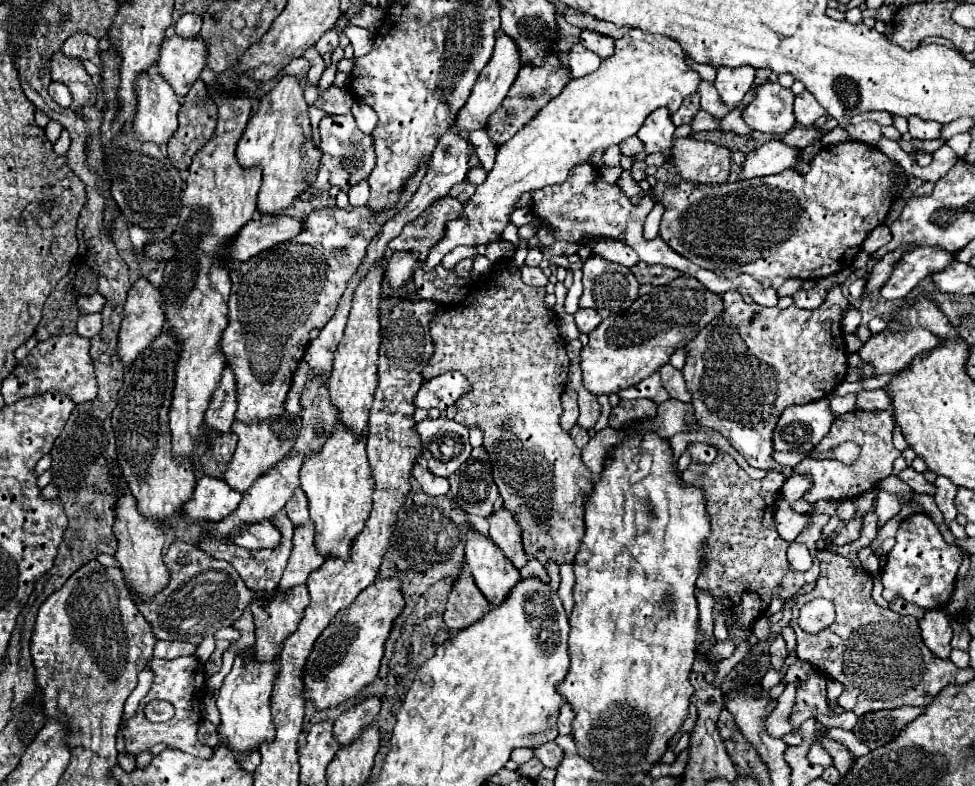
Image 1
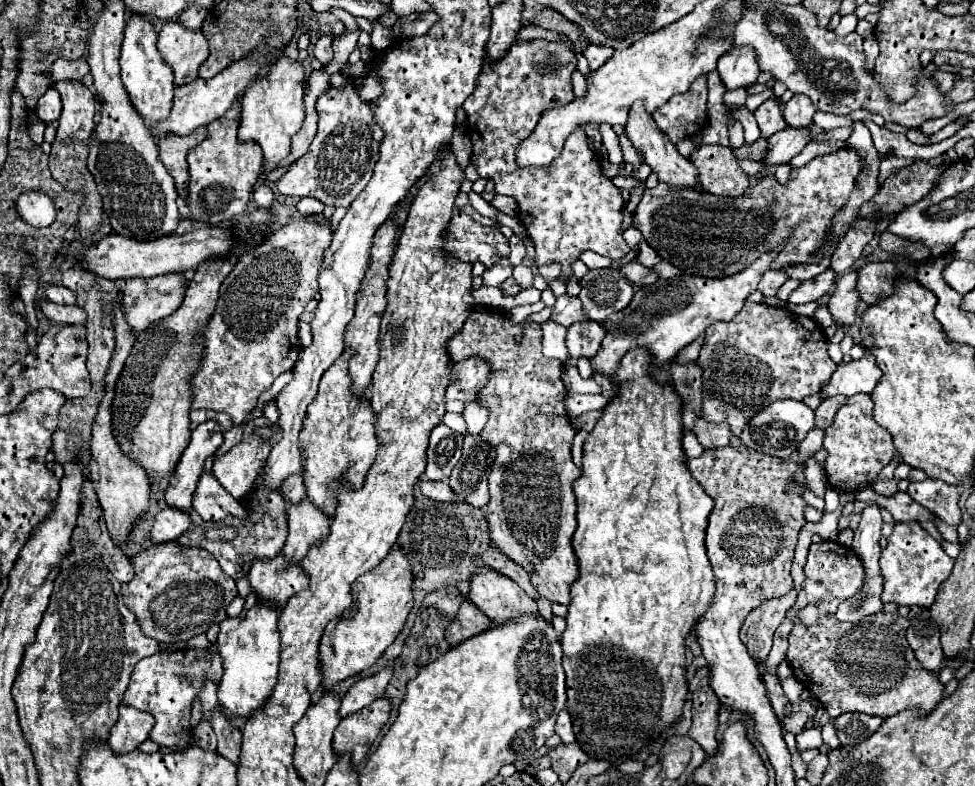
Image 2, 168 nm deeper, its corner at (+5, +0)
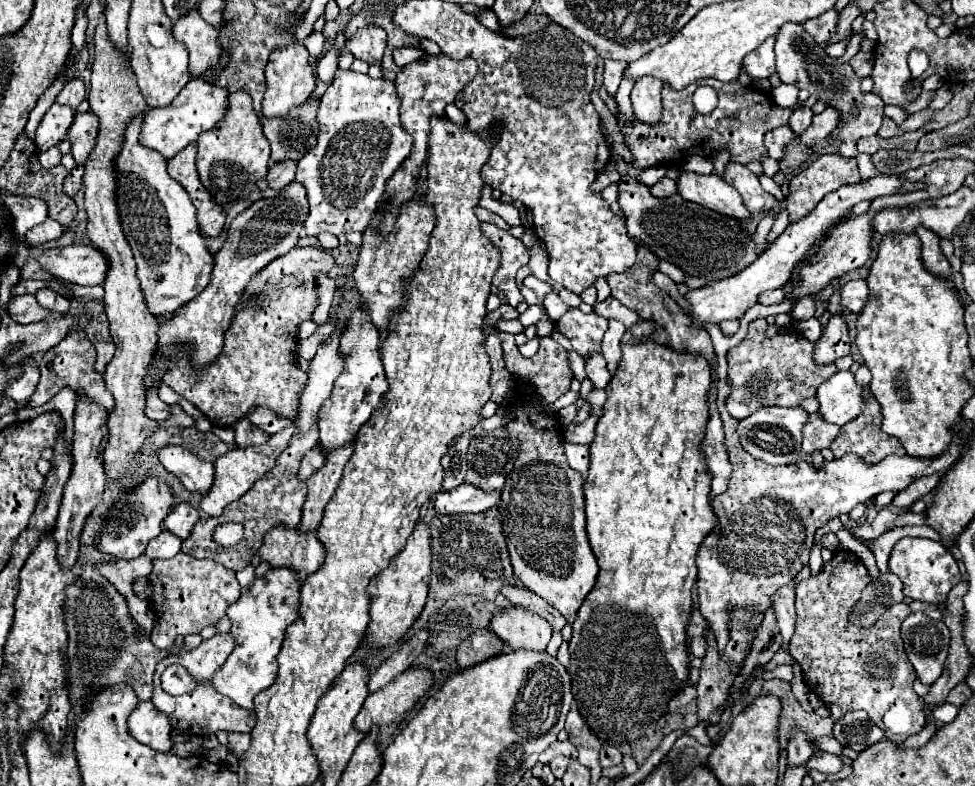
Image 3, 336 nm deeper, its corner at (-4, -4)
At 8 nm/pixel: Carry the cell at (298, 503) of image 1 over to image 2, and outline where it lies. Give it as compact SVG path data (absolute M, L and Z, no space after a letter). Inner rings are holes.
M291 474L291 478L287 478L287 482L283 482L281 486L281 494L285 498L287 504L291 502L301 502L305 498L307 488L303 486L303 474Z

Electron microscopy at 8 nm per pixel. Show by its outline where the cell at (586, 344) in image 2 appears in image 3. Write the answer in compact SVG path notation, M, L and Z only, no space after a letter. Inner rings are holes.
M592 352L586 358L586 374L592 380L594 388L606 388L610 382L610 372L606 370L606 360L602 352Z

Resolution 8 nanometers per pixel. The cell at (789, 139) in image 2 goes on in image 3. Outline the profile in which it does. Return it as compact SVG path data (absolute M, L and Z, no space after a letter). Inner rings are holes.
M826 108L822 114L816 114L810 128L804 130L802 134L798 134L798 140L802 144L806 144L808 148L814 148L816 144L820 144L826 136L832 134L832 130L838 126L838 114L832 108Z

